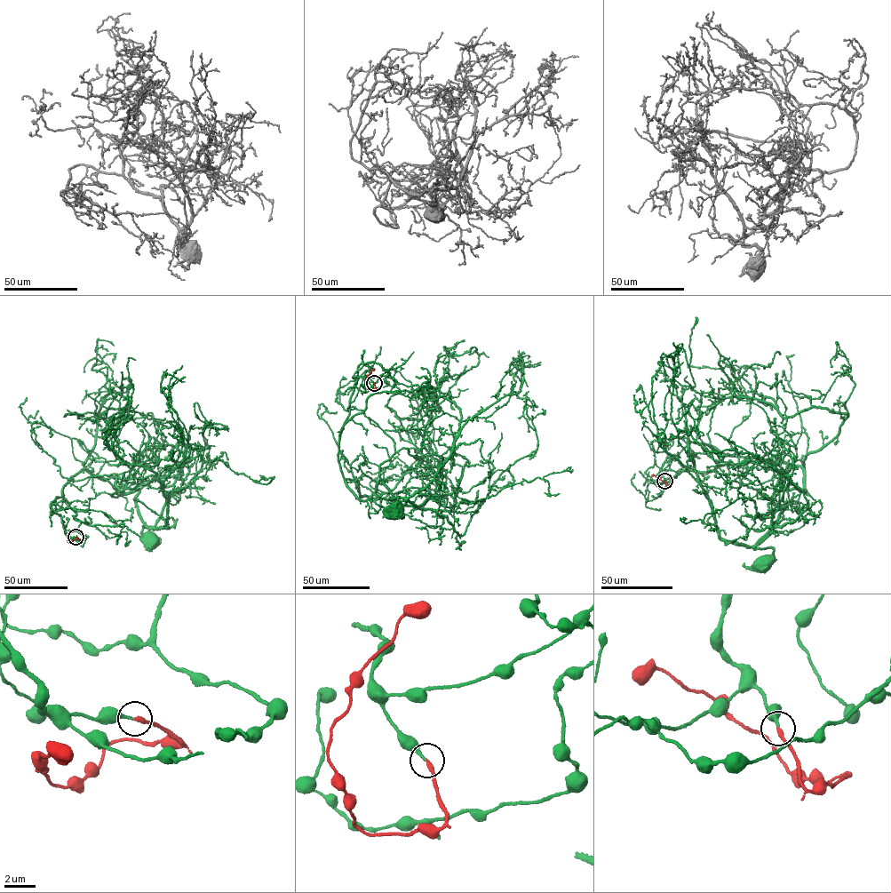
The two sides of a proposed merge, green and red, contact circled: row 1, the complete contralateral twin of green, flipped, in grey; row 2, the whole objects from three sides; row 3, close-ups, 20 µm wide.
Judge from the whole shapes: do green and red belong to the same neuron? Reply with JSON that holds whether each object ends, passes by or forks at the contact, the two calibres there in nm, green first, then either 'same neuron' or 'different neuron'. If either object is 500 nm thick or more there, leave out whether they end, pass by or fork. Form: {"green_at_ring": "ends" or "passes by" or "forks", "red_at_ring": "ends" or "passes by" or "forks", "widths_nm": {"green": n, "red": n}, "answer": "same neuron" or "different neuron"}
{"green_at_ring": "ends", "red_at_ring": "ends", "widths_nm": {"green": 200, "red": 280}, "answer": "same neuron"}

